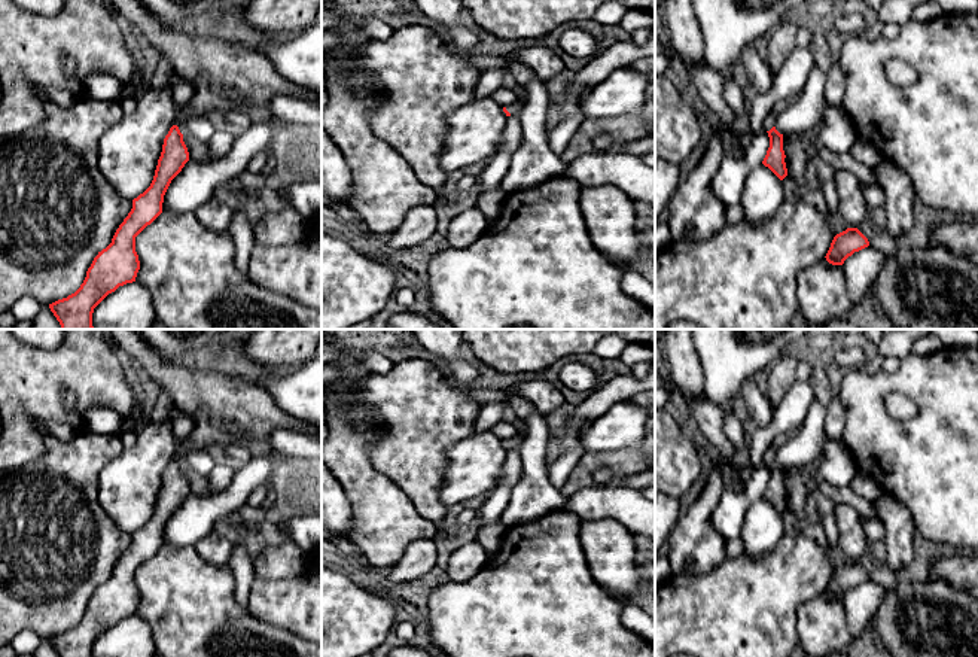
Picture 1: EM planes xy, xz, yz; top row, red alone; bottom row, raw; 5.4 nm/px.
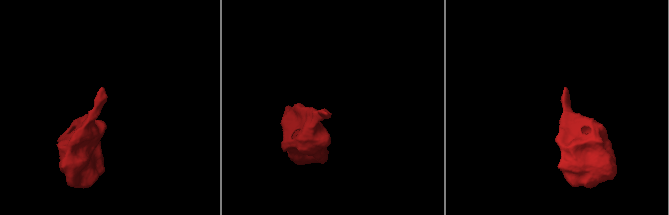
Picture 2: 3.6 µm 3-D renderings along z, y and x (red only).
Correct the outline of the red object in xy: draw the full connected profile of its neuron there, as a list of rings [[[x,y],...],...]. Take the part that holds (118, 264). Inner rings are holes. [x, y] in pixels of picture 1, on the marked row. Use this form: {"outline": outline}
{"outline": [[[173,125],[164,139],[150,186],[132,200],[132,209],[116,229],[112,243],[94,258],[74,293],[49,304],[61,329],[95,329],[94,308],[119,286],[135,282],[140,270],[135,237],[162,213],[164,195],[188,161],[183,134]]]}

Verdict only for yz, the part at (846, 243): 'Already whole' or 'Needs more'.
Already whole

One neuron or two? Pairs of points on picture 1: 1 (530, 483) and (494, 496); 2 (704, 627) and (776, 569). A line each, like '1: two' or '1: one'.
1: two
2: one

